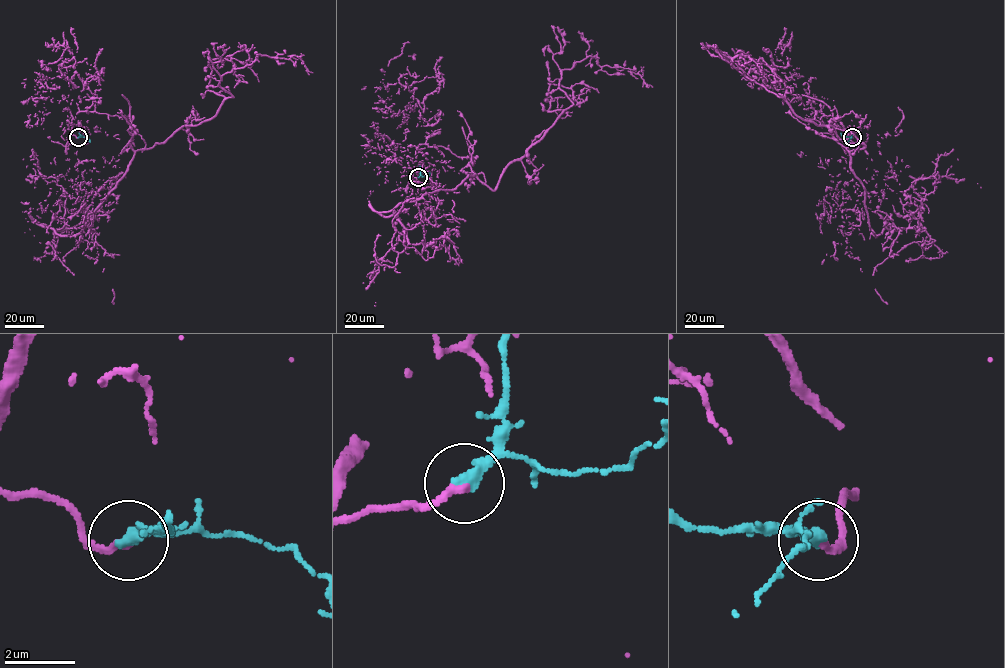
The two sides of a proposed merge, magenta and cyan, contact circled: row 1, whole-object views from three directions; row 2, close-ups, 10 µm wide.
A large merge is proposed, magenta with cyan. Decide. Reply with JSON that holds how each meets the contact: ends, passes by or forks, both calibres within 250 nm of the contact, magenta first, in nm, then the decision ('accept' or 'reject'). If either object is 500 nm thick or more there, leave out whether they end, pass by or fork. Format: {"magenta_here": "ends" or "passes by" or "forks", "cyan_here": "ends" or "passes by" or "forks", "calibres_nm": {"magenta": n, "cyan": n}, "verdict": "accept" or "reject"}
{"magenta_here": "ends", "cyan_here": "ends", "calibres_nm": {"magenta": 220, "cyan": 400}, "verdict": "accept"}

